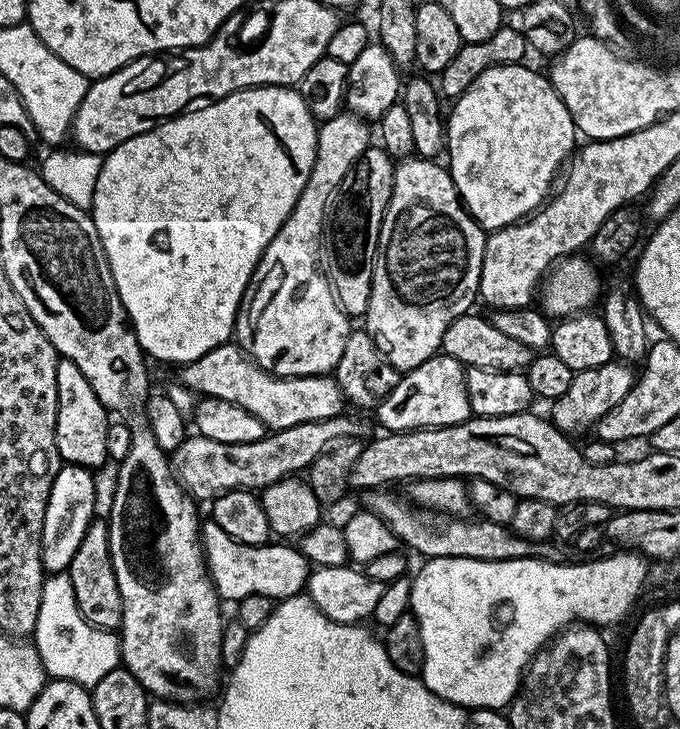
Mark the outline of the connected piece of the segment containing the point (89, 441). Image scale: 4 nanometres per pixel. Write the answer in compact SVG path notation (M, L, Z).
M60 358L58 366L58 410L56 411L56 445L64 464L77 464L89 470L97 470L108 460L106 430L110 413L102 406L98 394L86 382L86 374L74 366L74 362Z

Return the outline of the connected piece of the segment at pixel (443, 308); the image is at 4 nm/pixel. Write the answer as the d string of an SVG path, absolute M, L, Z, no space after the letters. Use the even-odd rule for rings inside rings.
M404 158L395 165L392 174L392 197L384 211L382 218L382 226L380 227L380 237L378 238L378 246L376 247L376 265L372 271L372 289L370 290L370 306L362 317L363 327L370 334L370 338L374 338L374 346L378 346L378 350L382 350L382 354L386 358L386 362L390 362L390 366L394 366L396 371L403 374L414 370L418 366L422 366L422 362L429 360L431 356L437 355L442 346L442 334L446 334L450 322L454 322L454 318L469 315L472 303L477 303L478 293L480 291L480 275L482 274L482 254L484 253L485 229L477 224L468 209L464 207L464 201L456 192L456 187L452 181L452 173L448 171L443 163L437 162L432 158Z

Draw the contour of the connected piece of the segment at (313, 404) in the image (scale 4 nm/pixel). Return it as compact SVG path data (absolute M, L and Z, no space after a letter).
M235 342L218 345L214 350L202 354L202 358L183 365L179 372L179 383L193 394L204 398L213 396L242 410L250 410L250 414L264 423L265 429L273 432L298 426L302 422L334 418L346 408L342 390L331 375L276 376L257 366Z

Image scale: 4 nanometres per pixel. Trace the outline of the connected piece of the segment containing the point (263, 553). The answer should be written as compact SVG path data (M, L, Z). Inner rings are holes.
M208 522L202 528L204 563L208 566L208 575L221 601L238 602L250 594L262 594L272 597L273 601L285 600L287 596L298 596L305 591L310 565L300 553L299 547L288 542L269 542L250 546L230 538L222 526Z

